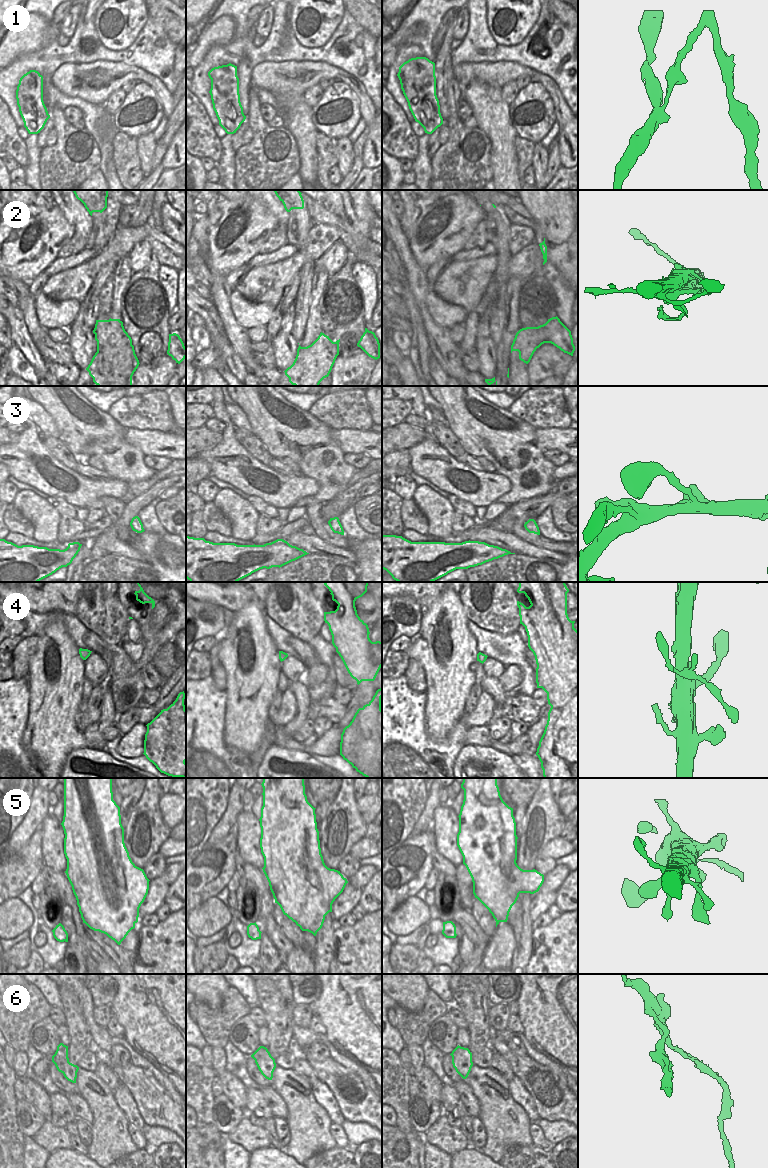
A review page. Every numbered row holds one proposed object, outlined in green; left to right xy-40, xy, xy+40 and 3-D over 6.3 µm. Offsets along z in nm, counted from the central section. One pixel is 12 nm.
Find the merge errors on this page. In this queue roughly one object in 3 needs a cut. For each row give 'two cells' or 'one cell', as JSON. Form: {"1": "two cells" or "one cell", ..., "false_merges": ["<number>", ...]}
{"1": "two cells", "2": "one cell", "3": "one cell", "4": "one cell", "5": "one cell", "6": "two cells", "false_merges": ["1", "6"]}

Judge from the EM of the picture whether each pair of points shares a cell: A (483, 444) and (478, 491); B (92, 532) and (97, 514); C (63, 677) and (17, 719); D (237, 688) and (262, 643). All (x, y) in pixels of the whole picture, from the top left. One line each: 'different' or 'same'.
A: different
B: different
C: different
D: same

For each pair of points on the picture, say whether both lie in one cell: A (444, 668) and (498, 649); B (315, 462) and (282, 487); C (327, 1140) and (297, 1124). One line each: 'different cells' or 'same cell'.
A: different cells
B: different cells
C: same cell

